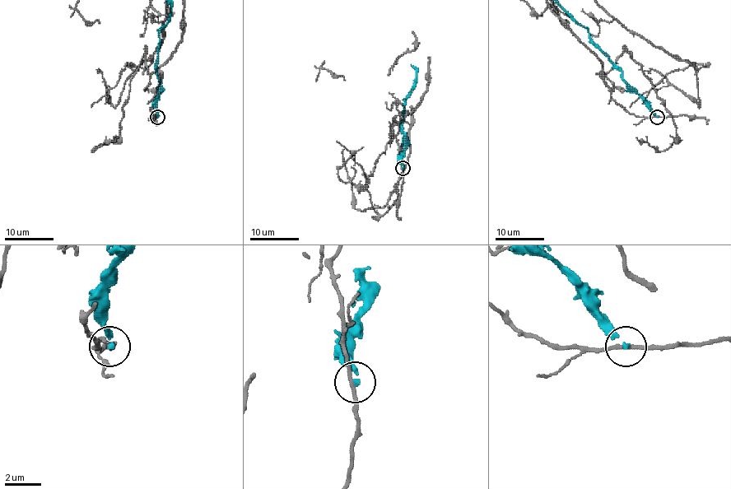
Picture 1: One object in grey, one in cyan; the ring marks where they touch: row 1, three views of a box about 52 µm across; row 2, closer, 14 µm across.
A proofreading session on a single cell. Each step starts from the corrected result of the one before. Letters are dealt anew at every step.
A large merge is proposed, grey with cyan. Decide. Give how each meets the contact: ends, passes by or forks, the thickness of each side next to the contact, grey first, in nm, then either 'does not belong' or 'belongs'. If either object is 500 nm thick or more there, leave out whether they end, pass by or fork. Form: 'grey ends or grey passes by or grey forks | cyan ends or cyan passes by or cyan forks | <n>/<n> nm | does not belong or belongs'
grey passes by | cyan ends | 200/200 nm | does not belong

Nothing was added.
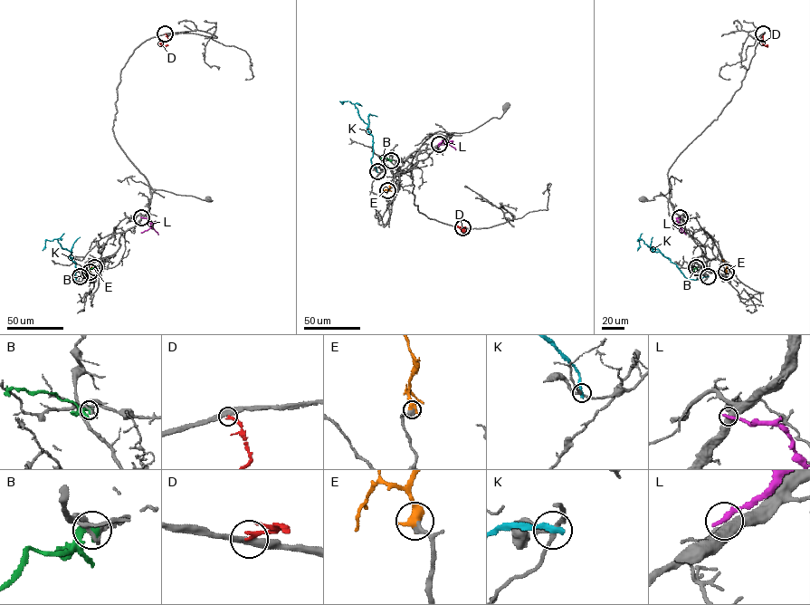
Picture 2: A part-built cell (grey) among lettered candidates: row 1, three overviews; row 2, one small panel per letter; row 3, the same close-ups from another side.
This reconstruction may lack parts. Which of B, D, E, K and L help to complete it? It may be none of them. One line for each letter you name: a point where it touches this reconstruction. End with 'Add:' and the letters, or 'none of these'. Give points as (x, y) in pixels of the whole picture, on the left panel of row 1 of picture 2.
E: contact (90, 272)
Add: E

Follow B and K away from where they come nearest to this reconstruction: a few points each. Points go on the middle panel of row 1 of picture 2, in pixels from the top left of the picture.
B: (391, 160), (380, 158)
K: (376, 171), (371, 163), (373, 139), (366, 128), (368, 125), (360, 118), (354, 104), (339, 100)

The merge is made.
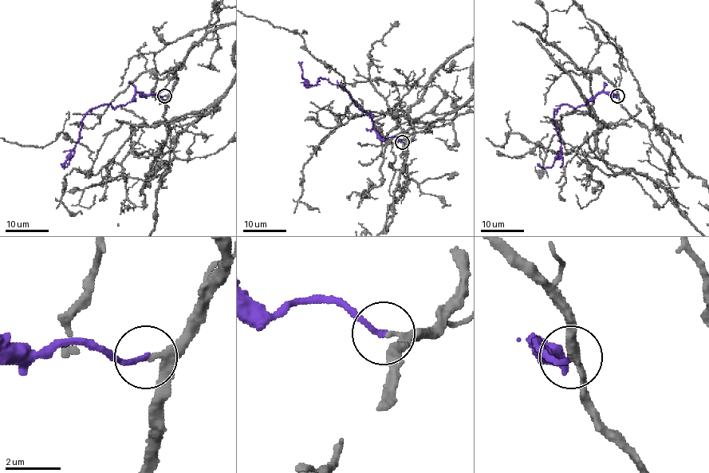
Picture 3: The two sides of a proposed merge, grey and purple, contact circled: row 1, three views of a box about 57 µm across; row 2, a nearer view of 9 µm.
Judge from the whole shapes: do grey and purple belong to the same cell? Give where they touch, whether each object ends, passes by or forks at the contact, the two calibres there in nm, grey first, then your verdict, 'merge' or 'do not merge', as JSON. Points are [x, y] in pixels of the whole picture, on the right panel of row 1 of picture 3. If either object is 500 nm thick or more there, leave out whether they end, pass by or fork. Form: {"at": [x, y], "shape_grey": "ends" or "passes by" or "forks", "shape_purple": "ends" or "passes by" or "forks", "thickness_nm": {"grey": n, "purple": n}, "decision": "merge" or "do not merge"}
{"at": [617, 96], "shape_grey": "passes by", "shape_purple": "ends", "thickness_nm": {"grey": 220, "purple": 170}, "decision": "merge"}

